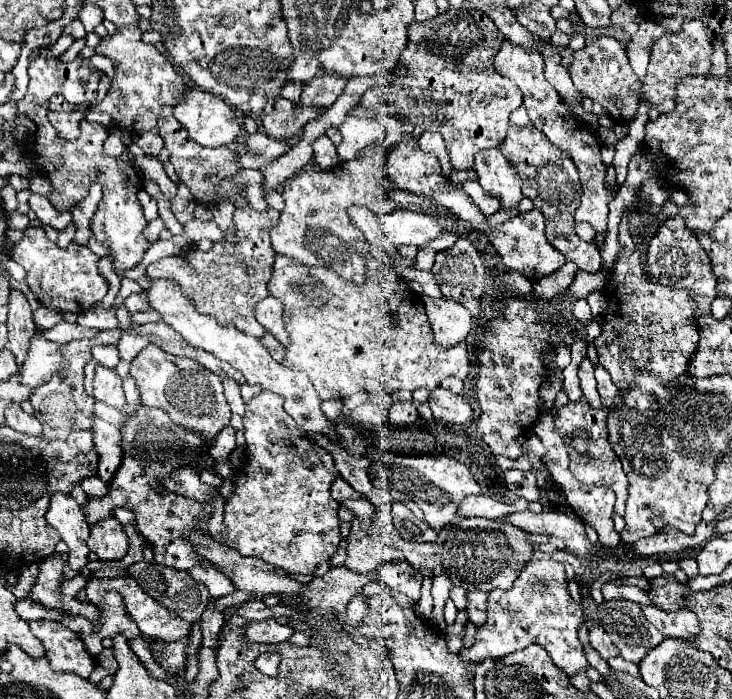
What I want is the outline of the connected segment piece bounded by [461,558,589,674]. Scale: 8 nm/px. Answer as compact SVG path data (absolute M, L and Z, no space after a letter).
M533 558L527 570L519 574L509 590L491 590L487 600L487 622L477 632L473 648L461 650L467 662L481 662L485 658L503 658L515 650L531 644L543 646L553 662L567 674L585 672L589 666L579 642L579 626L583 624L583 610L567 588L567 576L561 562L551 558Z

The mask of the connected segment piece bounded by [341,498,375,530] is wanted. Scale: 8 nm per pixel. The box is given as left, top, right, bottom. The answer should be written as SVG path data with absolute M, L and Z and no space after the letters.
M355 498L355 500L343 500L341 502L341 506L345 506L345 508L349 508L355 516L359 516L361 518L361 522L363 522L363 526L365 526L365 530L371 526L371 522L373 522L373 516L375 516L375 506L371 506L365 498Z

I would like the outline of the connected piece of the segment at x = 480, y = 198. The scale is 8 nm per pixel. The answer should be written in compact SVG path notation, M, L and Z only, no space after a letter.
M465 182L463 184L463 190L473 198L473 202L479 206L479 210L485 214L485 216L491 216L499 210L499 198L495 198L493 194L485 192L479 182Z

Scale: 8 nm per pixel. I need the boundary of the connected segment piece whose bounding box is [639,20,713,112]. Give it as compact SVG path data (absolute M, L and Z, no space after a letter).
M693 20L693 22L685 22L683 28L675 34L663 34L661 38L657 38L657 42L653 44L653 52L651 52L651 62L647 68L647 76L643 80L641 86L641 98L649 100L659 112L671 112L675 110L675 86L681 78L685 76L707 76L707 72L711 70L711 54L713 54L713 44L707 36L707 30L703 26L701 20Z

